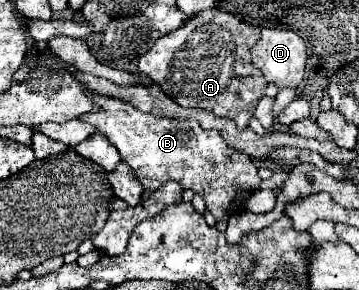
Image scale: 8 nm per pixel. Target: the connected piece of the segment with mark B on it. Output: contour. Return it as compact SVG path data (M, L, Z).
M89 96L101 106L101 110L81 116L81 120L97 126L97 130L109 138L109 142L119 150L123 162L137 172L143 188L157 190L165 182L175 180L183 188L191 188L193 192L201 194L207 210L217 220L227 220L235 210L243 208L243 204L237 204L237 192L245 194L243 198L247 198L259 190L261 178L255 162L243 152L231 148L221 138L219 130L203 130L195 120L173 120L145 114L133 108L129 102L109 96Z

